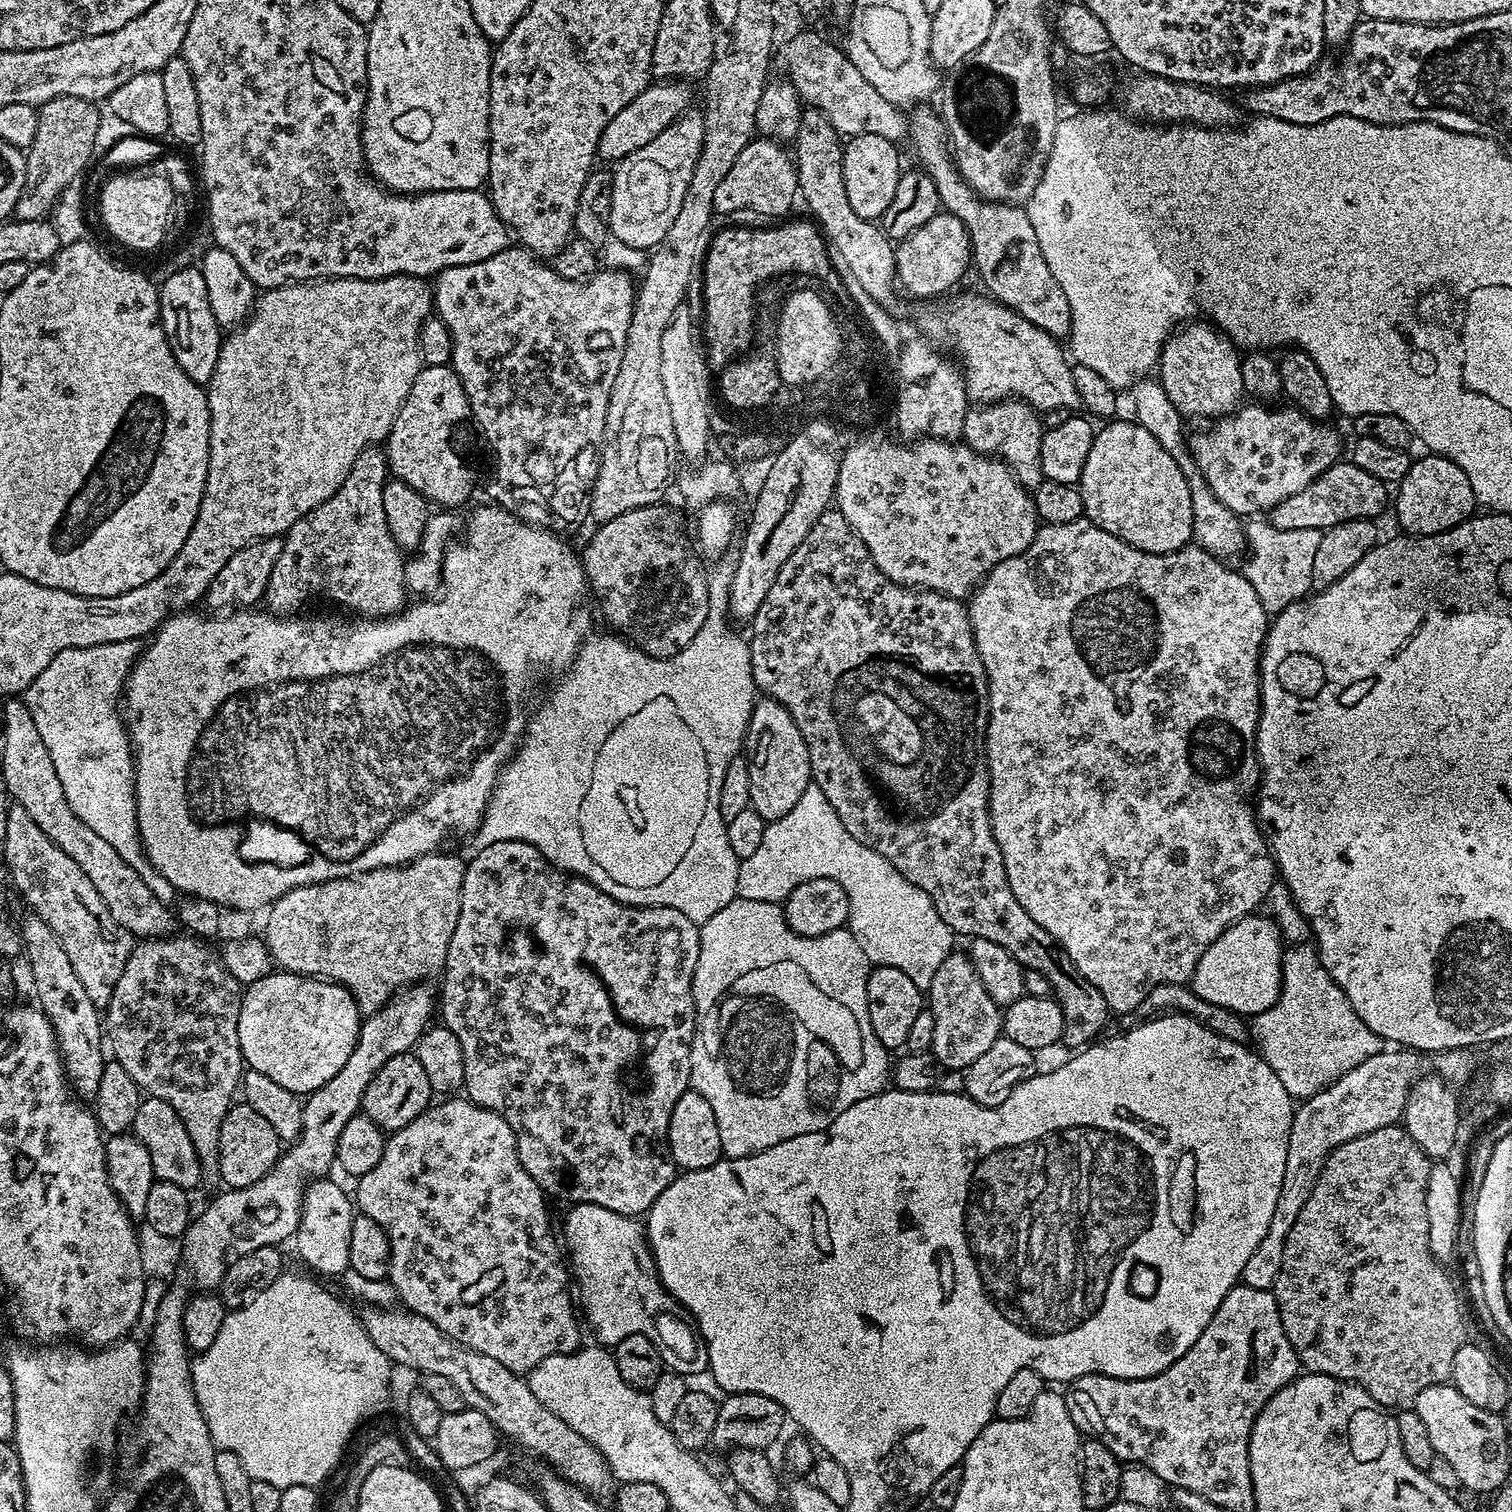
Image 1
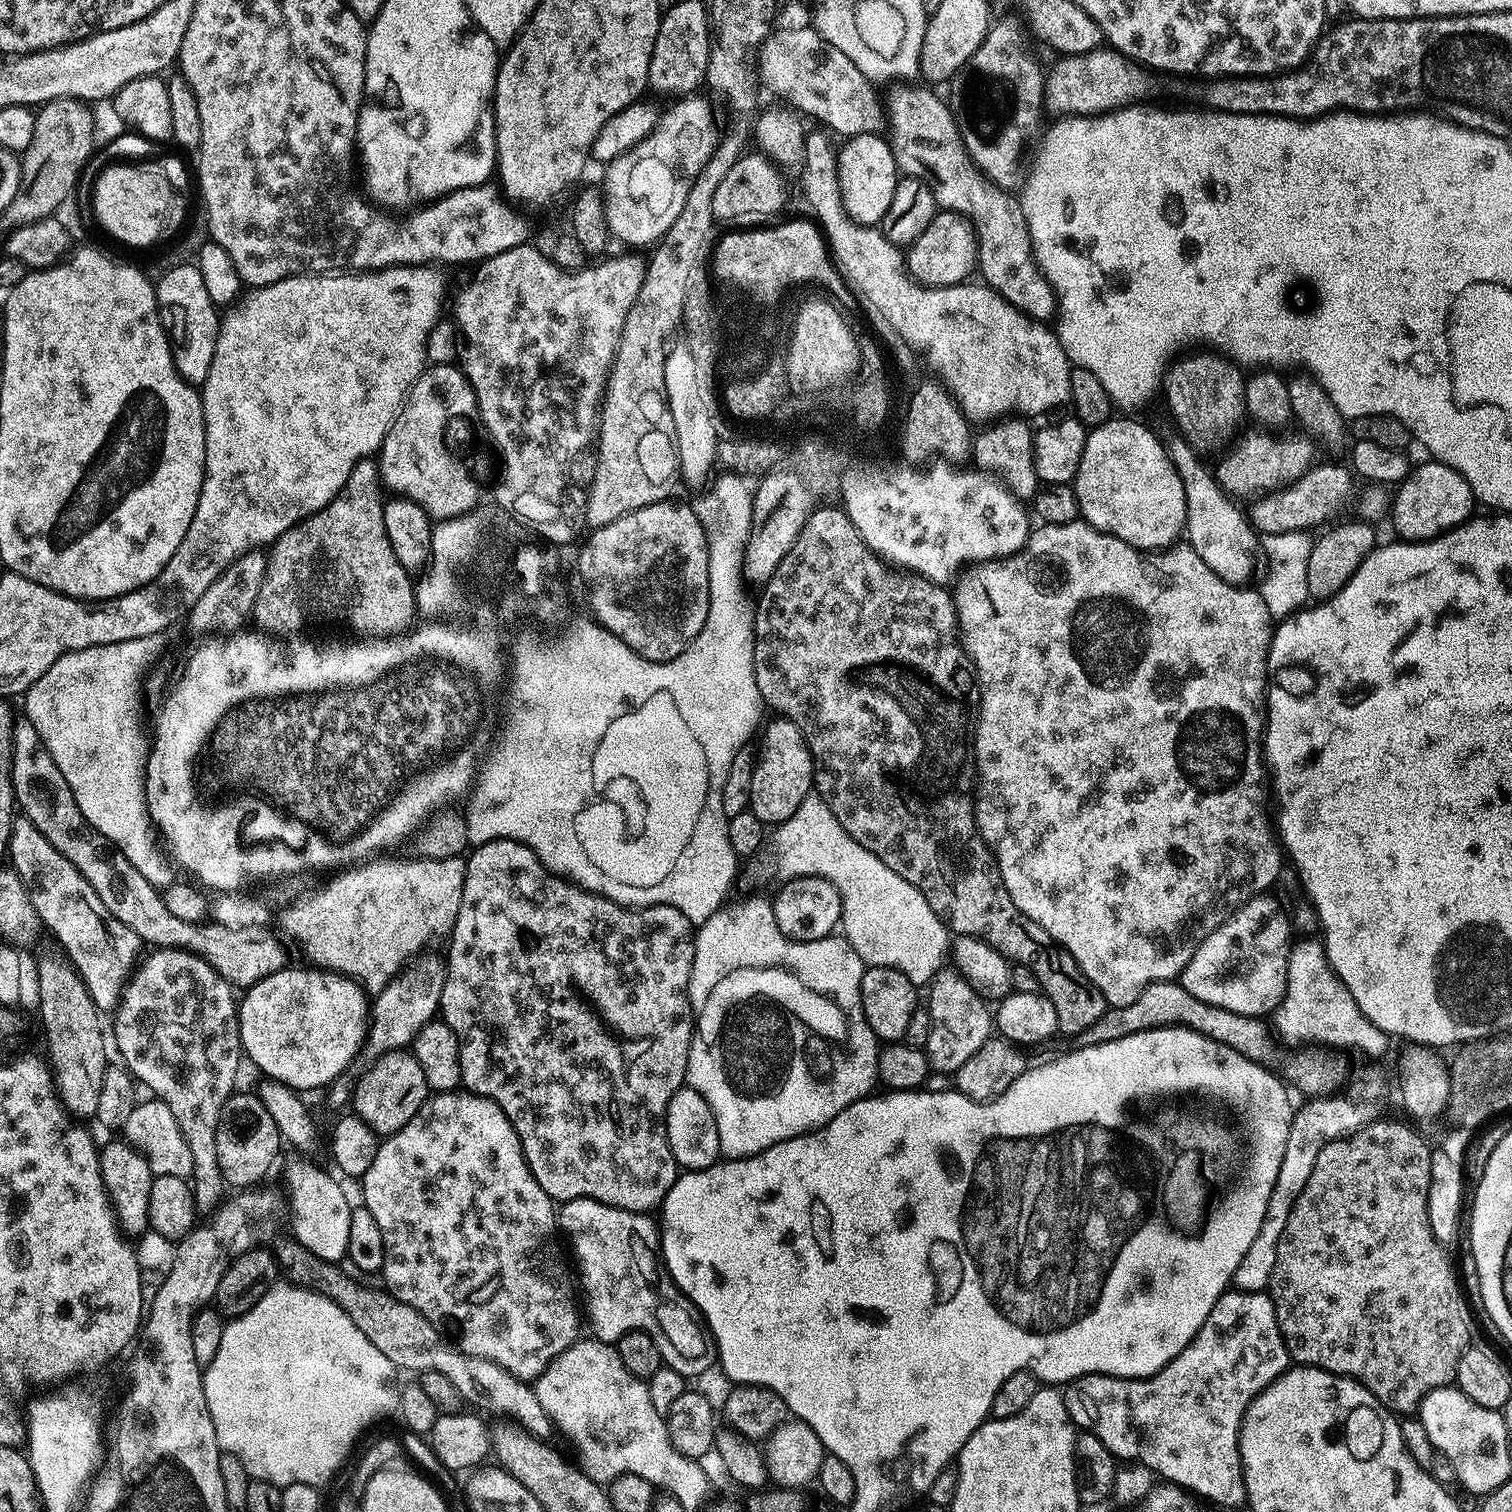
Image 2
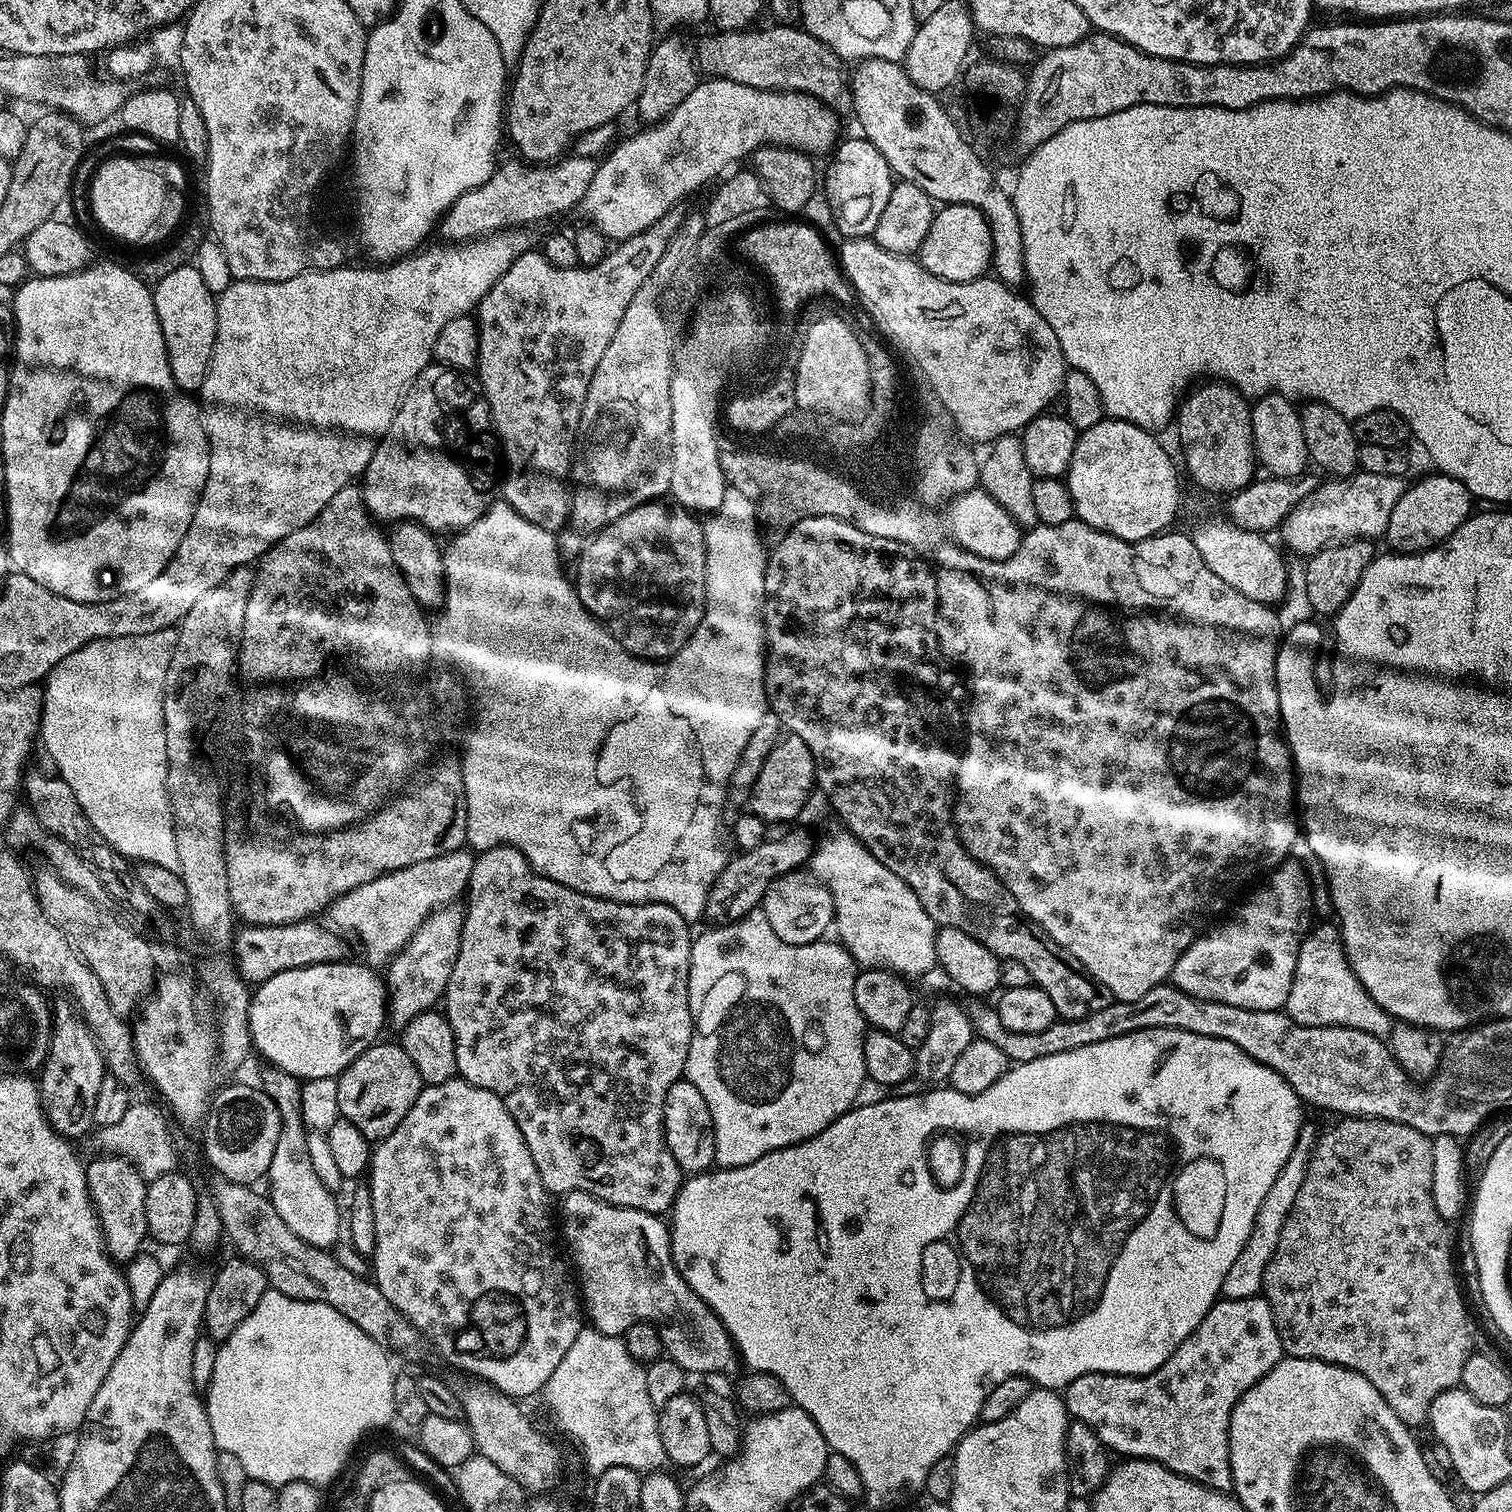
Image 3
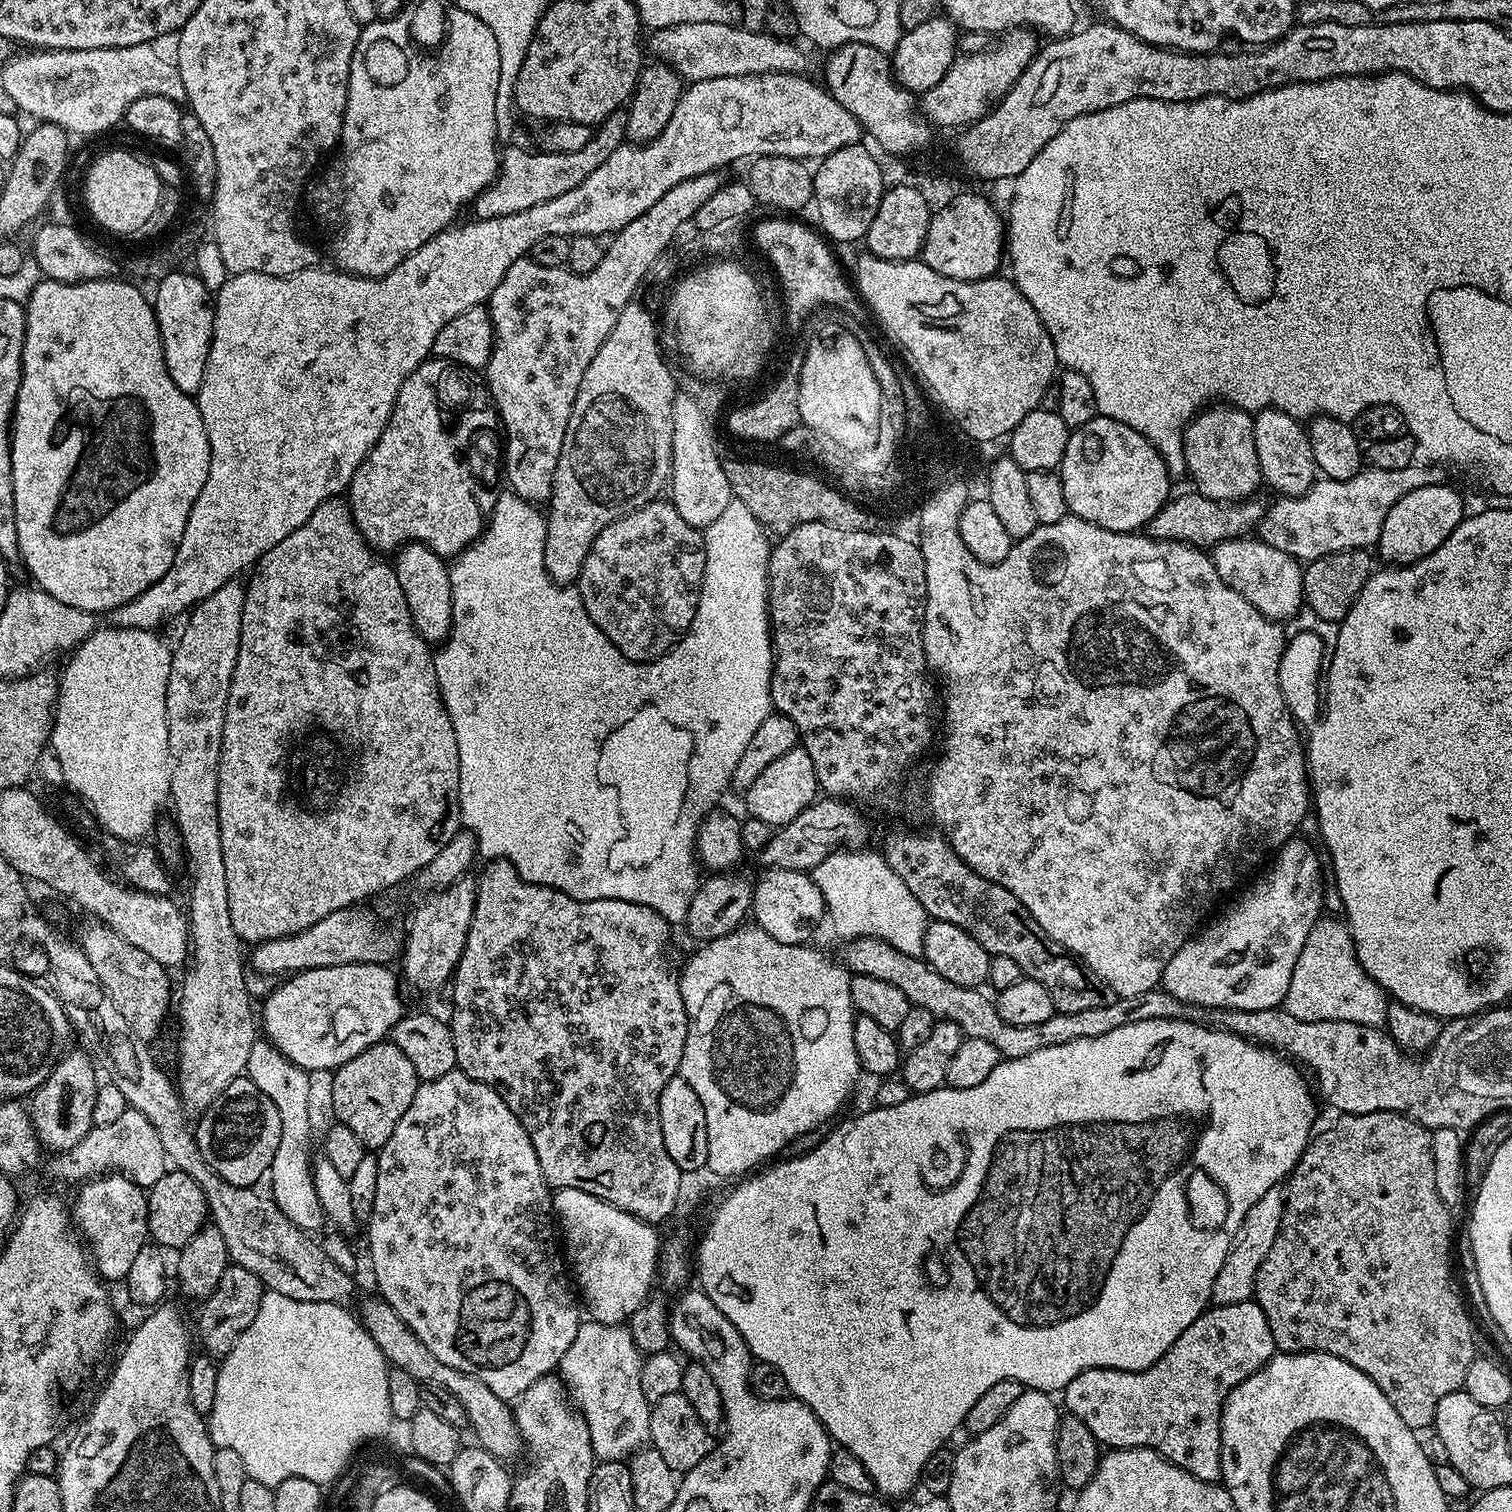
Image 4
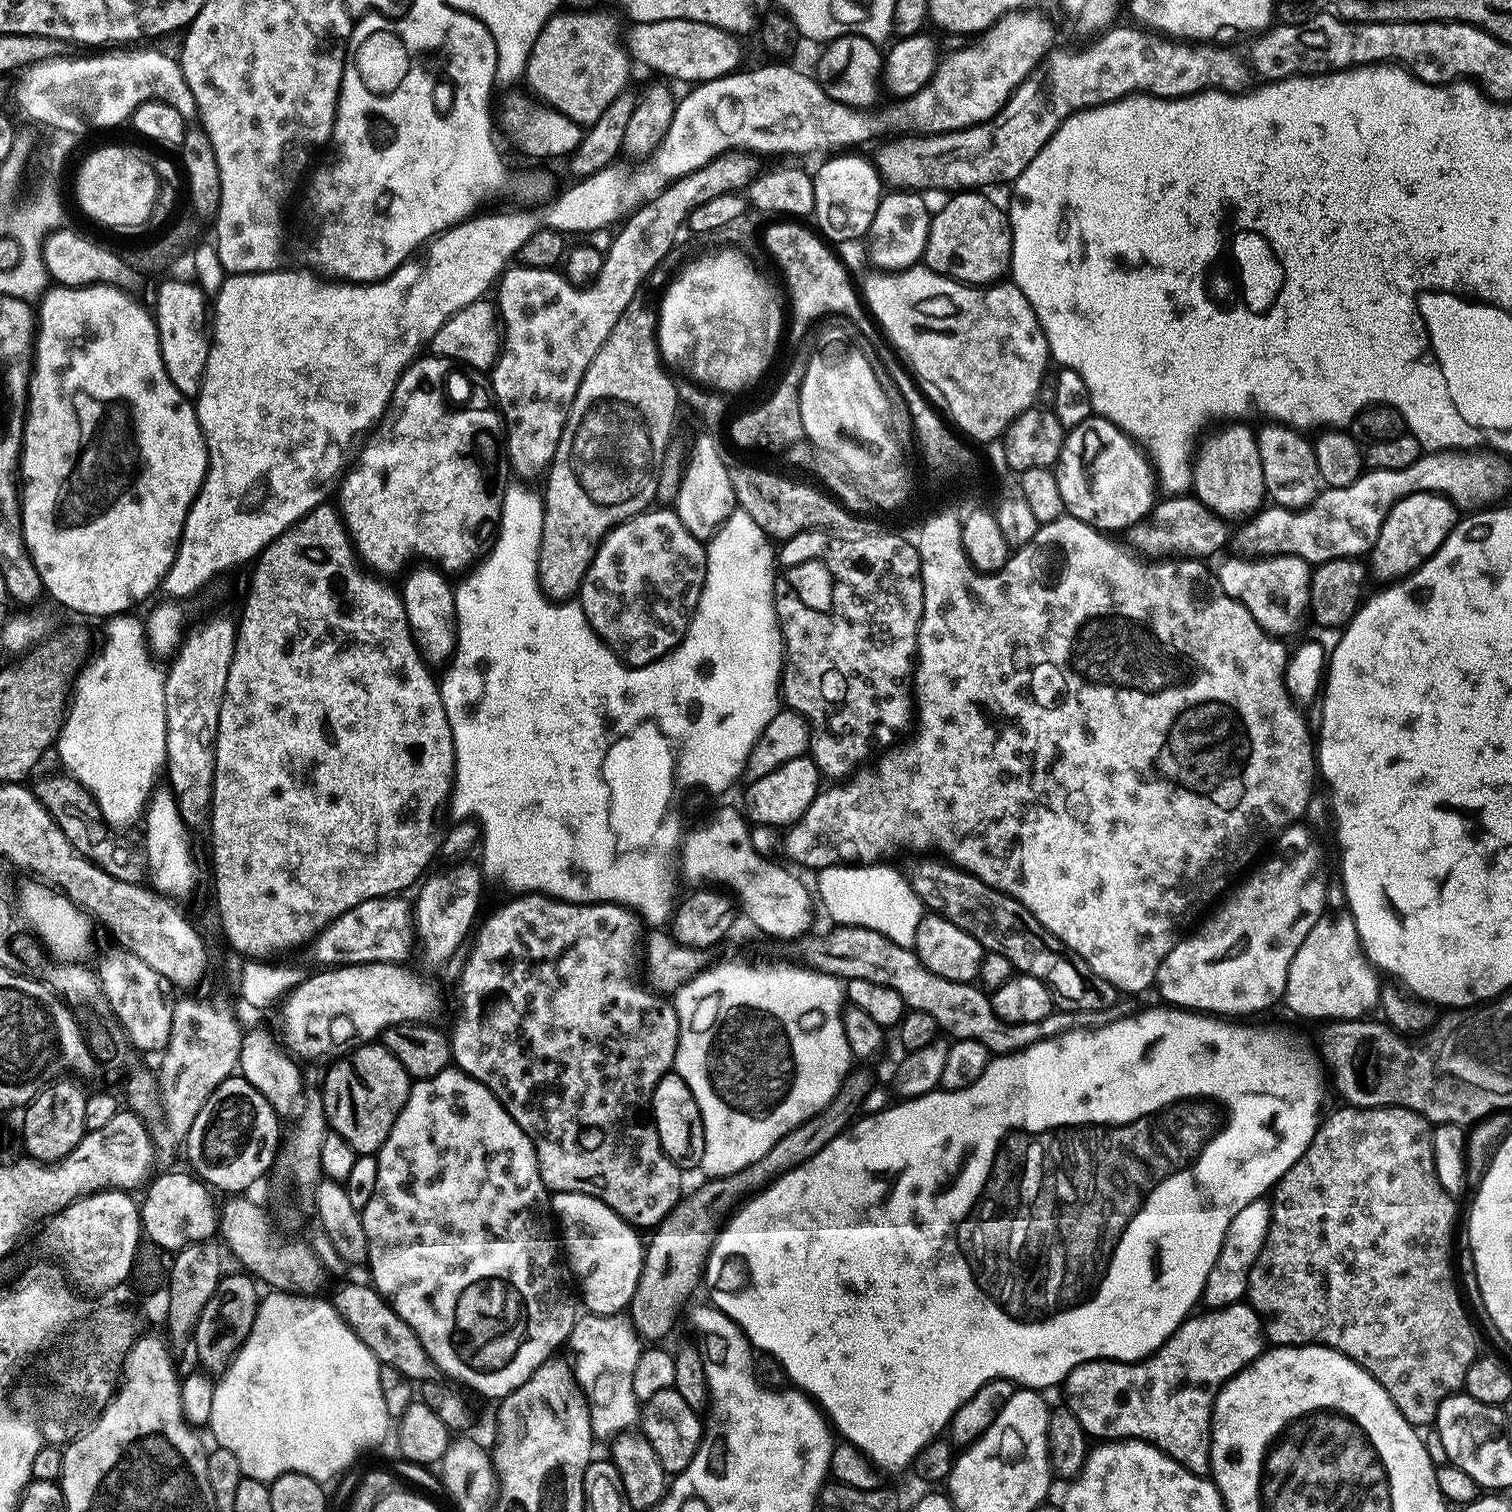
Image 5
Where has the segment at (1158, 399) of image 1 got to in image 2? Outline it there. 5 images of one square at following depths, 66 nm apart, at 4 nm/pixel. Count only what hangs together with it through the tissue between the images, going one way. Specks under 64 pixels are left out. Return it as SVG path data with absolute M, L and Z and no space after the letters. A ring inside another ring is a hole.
M1176 438L1173 444L1167 445L1168 456L1174 462L1178 474L1182 478L1182 490L1186 490L1186 529L1187 543L1193 550L1222 578L1231 584L1247 585L1256 568L1258 558L1258 533L1252 527L1247 515L1236 509L1237 501L1221 488L1213 469L1204 468L1199 460L1197 449L1187 440Z

